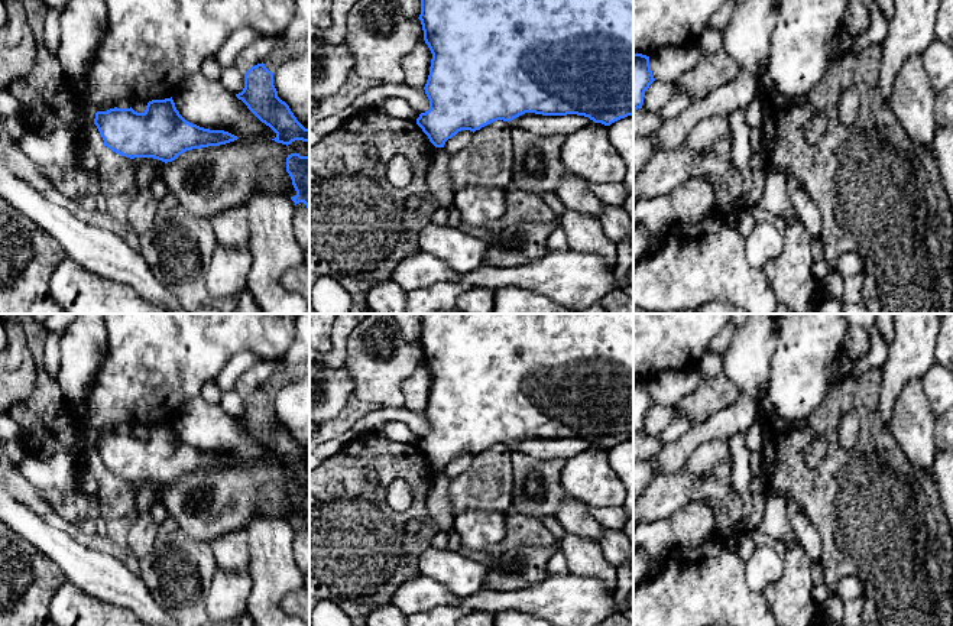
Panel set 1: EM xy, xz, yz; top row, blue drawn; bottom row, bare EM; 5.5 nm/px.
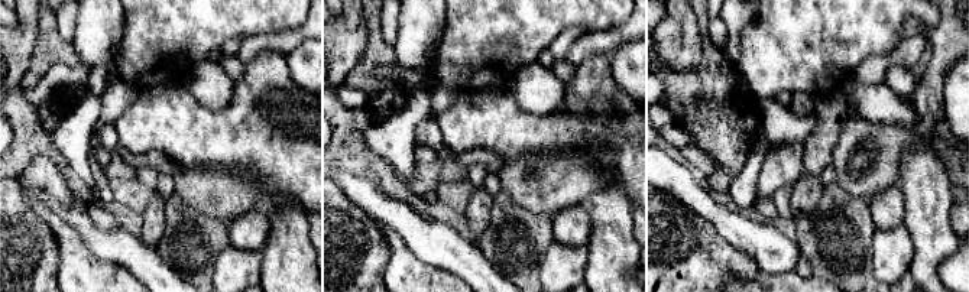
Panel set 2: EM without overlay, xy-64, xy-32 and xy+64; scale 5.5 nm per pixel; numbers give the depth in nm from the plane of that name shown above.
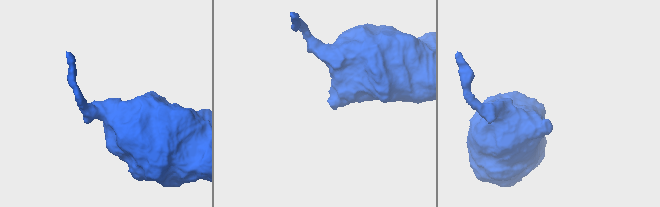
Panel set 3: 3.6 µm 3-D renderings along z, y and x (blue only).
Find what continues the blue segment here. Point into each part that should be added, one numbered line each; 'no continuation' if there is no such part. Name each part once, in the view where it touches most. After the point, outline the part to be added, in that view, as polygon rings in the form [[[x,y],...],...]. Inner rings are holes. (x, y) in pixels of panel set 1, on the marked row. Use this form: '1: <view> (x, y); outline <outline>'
no continuation

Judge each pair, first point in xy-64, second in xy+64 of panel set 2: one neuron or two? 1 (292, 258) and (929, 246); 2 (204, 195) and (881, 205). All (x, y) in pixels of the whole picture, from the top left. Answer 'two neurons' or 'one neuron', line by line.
1: one neuron
2: two neurons

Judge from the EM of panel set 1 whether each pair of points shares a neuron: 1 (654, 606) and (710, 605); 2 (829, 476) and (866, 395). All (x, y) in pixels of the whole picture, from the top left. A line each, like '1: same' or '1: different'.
1: same
2: same

